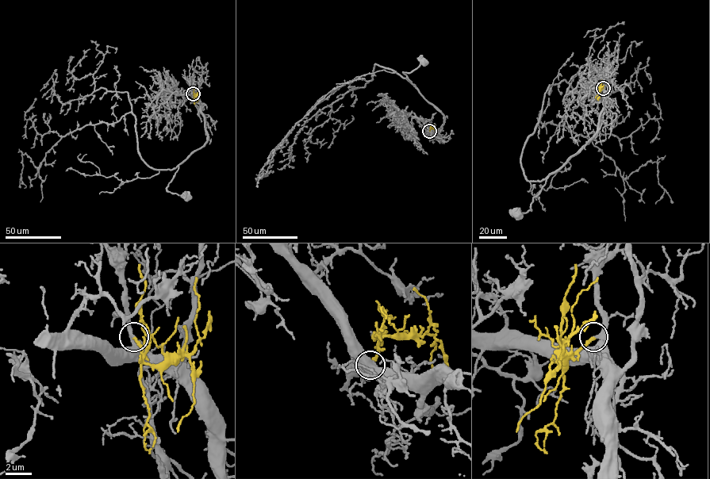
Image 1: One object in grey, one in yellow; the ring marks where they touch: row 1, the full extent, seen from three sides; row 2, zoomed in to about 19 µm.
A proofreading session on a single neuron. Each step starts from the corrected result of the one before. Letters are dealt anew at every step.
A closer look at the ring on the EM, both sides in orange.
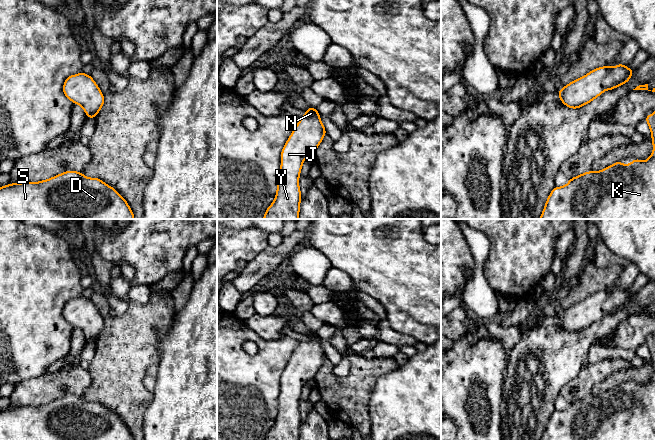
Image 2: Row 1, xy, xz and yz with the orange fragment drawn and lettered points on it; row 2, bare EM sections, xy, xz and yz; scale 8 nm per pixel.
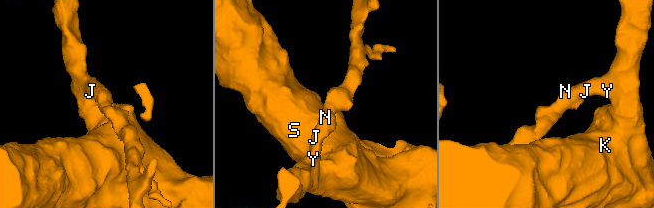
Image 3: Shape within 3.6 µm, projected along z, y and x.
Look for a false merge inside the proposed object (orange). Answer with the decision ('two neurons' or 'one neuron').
one neuron

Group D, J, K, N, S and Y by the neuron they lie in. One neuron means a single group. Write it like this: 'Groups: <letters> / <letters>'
Groups: D J K N S Y

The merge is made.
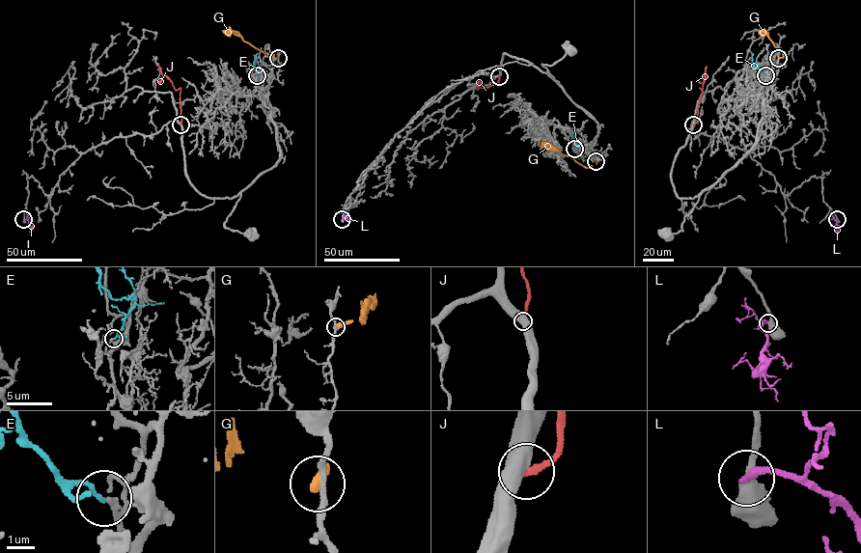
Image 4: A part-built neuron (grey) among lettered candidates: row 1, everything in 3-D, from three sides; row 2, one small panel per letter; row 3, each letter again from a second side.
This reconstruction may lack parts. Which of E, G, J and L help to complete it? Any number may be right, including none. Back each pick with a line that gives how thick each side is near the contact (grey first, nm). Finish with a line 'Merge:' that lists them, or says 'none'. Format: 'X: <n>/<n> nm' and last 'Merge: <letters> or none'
E: 130/150 nm
Merge: E

